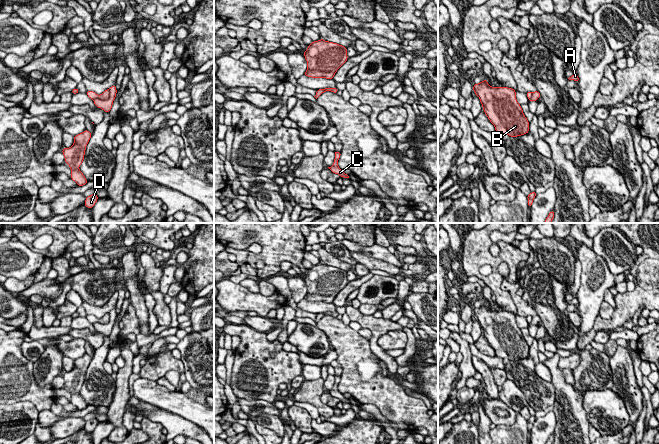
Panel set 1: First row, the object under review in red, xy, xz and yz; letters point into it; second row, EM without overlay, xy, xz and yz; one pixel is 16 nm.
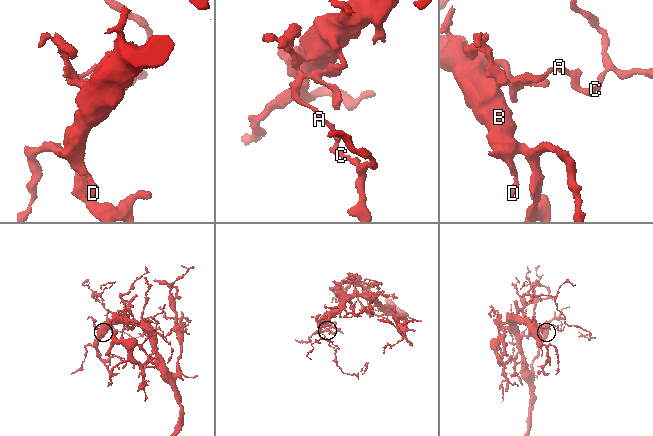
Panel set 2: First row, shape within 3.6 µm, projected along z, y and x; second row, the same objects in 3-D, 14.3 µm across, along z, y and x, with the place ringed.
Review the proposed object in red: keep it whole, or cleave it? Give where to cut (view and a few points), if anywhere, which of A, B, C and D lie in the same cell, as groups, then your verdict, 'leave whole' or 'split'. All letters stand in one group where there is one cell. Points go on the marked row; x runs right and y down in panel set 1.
cut in xy along (109, 89), (109, 97), (107, 99), (93, 99); A C / B D; split

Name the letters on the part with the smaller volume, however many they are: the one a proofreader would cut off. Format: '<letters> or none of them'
A, C

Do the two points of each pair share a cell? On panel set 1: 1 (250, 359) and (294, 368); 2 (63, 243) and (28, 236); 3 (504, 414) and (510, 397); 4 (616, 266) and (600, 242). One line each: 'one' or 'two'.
1: one
2: one
3: two
4: one

